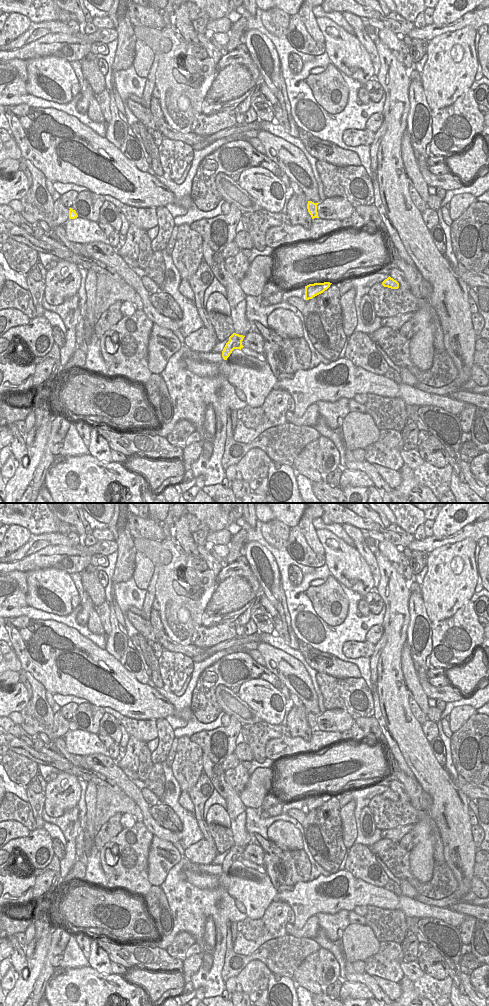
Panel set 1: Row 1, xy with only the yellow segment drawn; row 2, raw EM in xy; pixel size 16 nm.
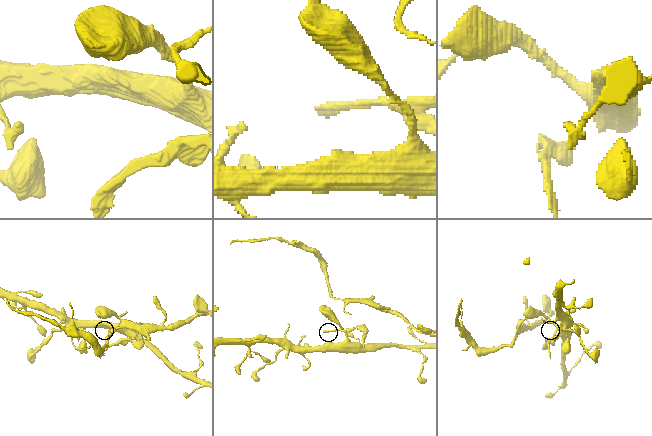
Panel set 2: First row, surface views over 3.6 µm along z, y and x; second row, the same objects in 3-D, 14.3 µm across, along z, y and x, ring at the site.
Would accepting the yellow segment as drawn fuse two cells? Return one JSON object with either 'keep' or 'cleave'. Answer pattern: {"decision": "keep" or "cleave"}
{"decision": "cleave"}

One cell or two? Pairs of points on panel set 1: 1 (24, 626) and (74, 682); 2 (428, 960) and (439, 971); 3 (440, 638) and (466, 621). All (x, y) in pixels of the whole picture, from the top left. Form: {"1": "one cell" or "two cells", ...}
{"1": "one cell", "2": "one cell", "3": "one cell"}

